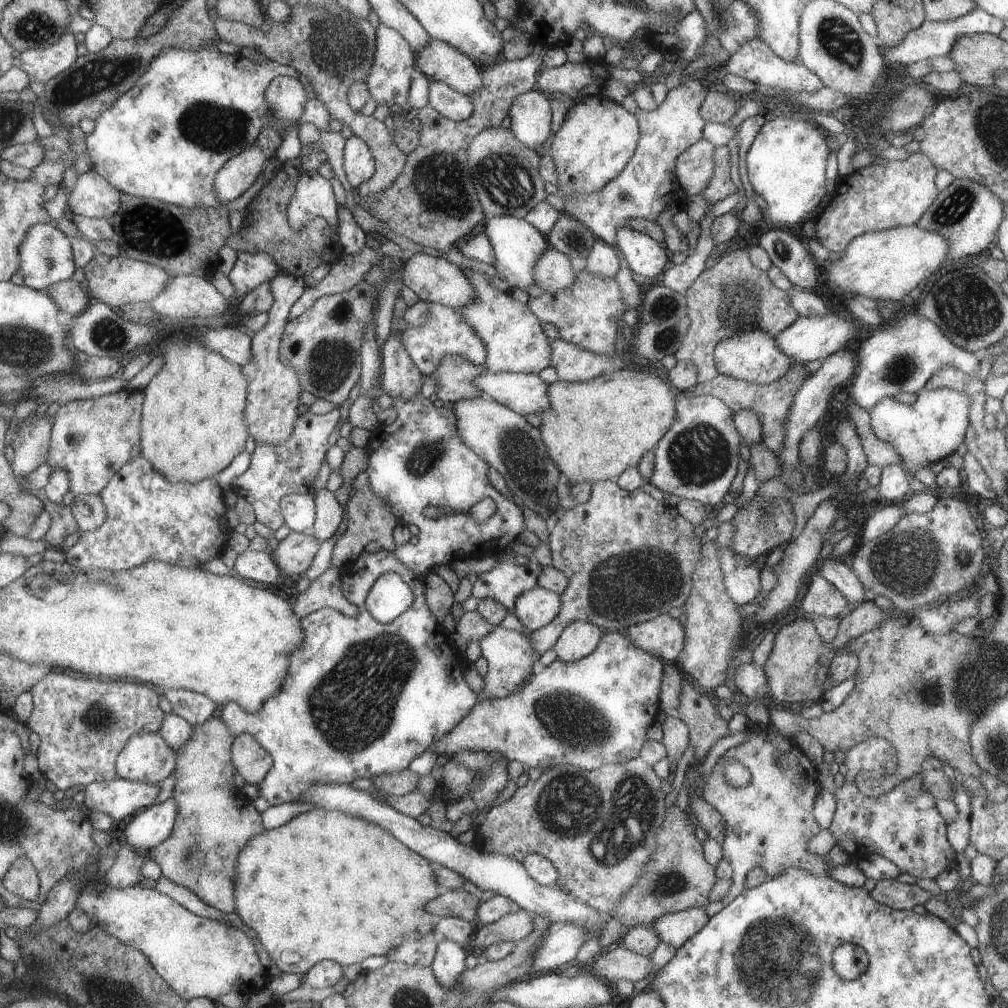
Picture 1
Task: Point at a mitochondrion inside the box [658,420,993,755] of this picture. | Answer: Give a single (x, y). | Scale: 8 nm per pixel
(906, 565)

